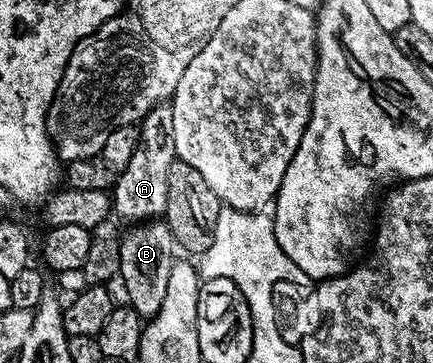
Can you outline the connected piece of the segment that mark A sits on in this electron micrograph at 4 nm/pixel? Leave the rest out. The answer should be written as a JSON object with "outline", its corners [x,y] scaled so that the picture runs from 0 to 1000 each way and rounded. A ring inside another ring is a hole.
{"outline":[[[390,287],[356,292],[319,347],[319,394],[296,463],[266,488],[259,515],[261,598],[284,601],[291,617],[326,617],[381,592],[388,562],[388,485],[404,466],[406,427],[397,386],[397,298]]]}

